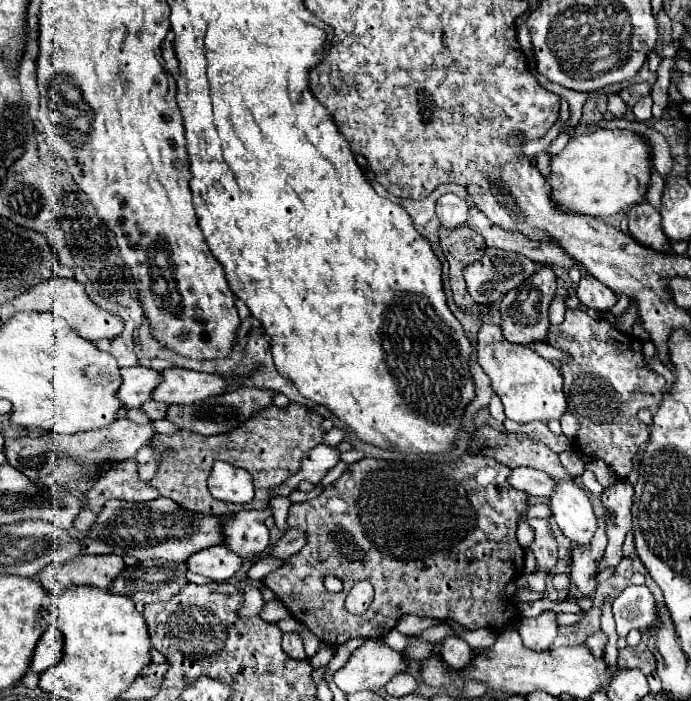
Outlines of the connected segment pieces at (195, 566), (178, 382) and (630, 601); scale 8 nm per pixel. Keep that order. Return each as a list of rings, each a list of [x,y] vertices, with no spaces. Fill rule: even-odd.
[[[219,544],[191,554],[185,564],[187,564],[187,570],[195,574],[207,576],[209,580],[215,580],[215,582],[225,582],[239,572],[241,558],[231,550],[227,550],[223,544]]]
[[[167,368],[161,382],[153,388],[151,398],[165,404],[191,404],[225,392],[227,382],[221,376],[185,368]]]
[[[627,586],[613,602],[617,634],[627,636],[629,630],[645,630],[657,620],[657,602],[647,586]]]

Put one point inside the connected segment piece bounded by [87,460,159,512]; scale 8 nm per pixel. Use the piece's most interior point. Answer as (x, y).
(122, 482)

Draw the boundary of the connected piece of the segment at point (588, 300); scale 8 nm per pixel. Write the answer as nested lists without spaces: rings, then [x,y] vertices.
[[[583,276],[577,288],[577,298],[583,302],[585,308],[595,308],[599,312],[609,312],[611,306],[617,304],[617,296],[605,288],[597,278],[593,276]]]

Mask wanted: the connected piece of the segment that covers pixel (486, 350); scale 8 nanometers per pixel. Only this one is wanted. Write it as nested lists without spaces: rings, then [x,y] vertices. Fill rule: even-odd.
[[[483,324],[479,330],[479,344],[477,344],[477,360],[485,374],[491,378],[493,392],[501,398],[505,406],[505,416],[519,424],[527,424],[533,420],[547,422],[551,418],[559,420],[565,412],[565,394],[563,394],[563,376],[561,372],[529,346],[511,344],[505,340],[501,326],[497,324]]]

